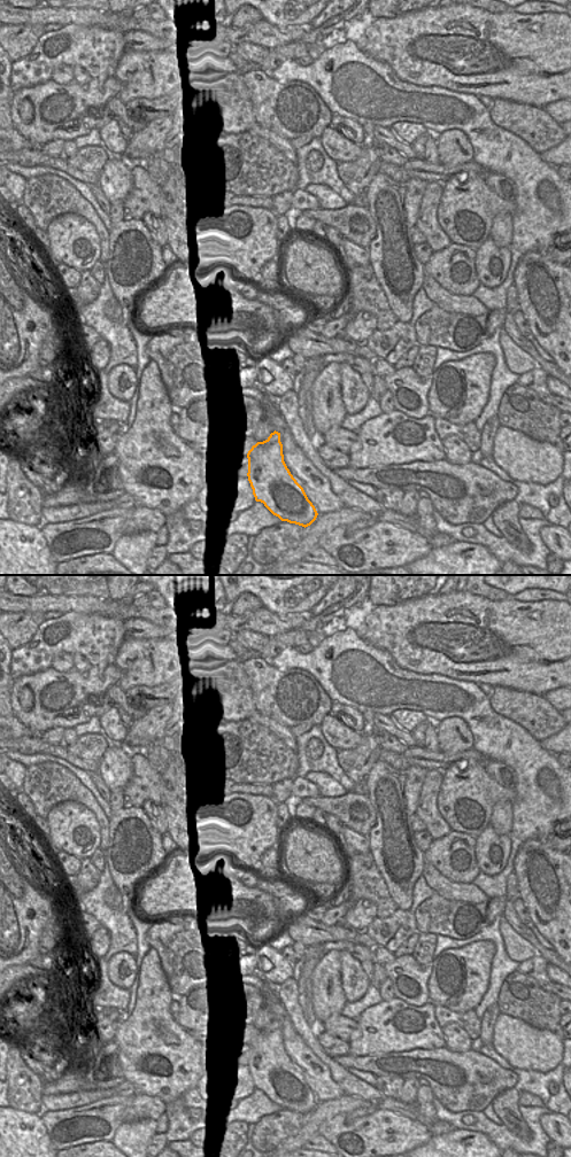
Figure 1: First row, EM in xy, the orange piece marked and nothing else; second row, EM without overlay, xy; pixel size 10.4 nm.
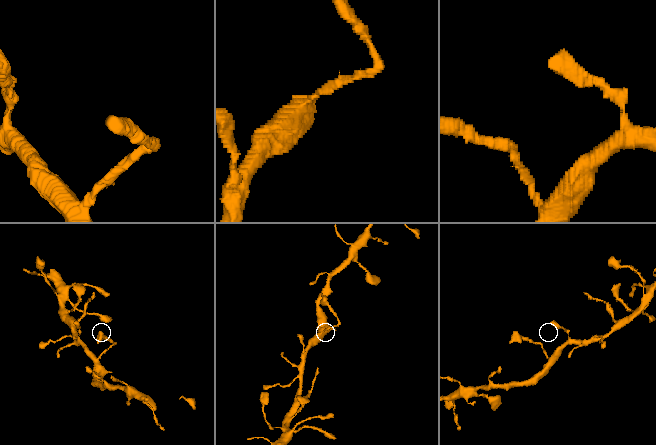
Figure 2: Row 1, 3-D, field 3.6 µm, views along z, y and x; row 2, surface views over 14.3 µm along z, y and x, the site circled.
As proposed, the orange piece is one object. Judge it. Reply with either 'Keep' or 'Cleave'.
Keep.

